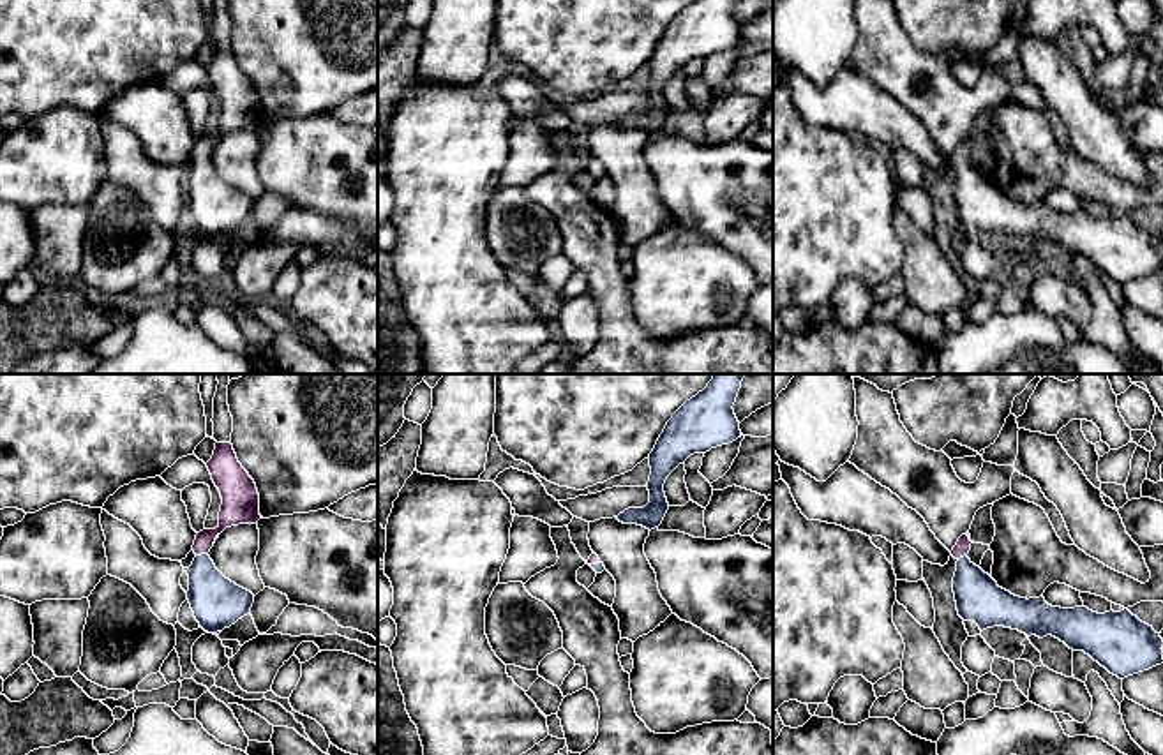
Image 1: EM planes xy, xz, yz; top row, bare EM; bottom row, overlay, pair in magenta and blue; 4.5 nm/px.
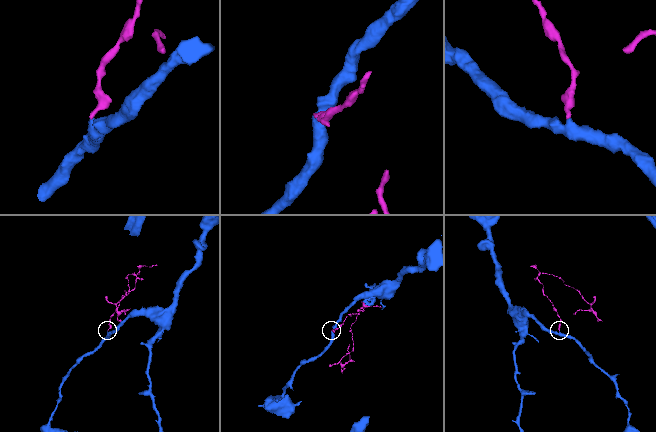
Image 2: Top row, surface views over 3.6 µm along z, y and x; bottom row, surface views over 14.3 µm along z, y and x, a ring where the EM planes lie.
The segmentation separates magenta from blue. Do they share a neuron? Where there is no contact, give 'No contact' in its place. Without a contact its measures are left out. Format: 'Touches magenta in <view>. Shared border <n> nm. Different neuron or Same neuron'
Touches magenta in xy. Shared border 60 nm. Same neuron

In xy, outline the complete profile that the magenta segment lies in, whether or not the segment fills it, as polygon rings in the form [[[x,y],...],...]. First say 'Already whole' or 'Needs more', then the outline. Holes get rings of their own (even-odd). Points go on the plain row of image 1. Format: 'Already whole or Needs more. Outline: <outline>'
Needs more. Outline: [[[215,48],[206,72],[221,97],[222,109],[219,131],[196,139],[192,150],[196,162],[187,175],[187,205],[199,231],[208,238],[217,238],[251,217],[254,199],[226,183],[208,157],[226,132],[256,129],[261,120],[256,88],[238,67],[231,48]]]

